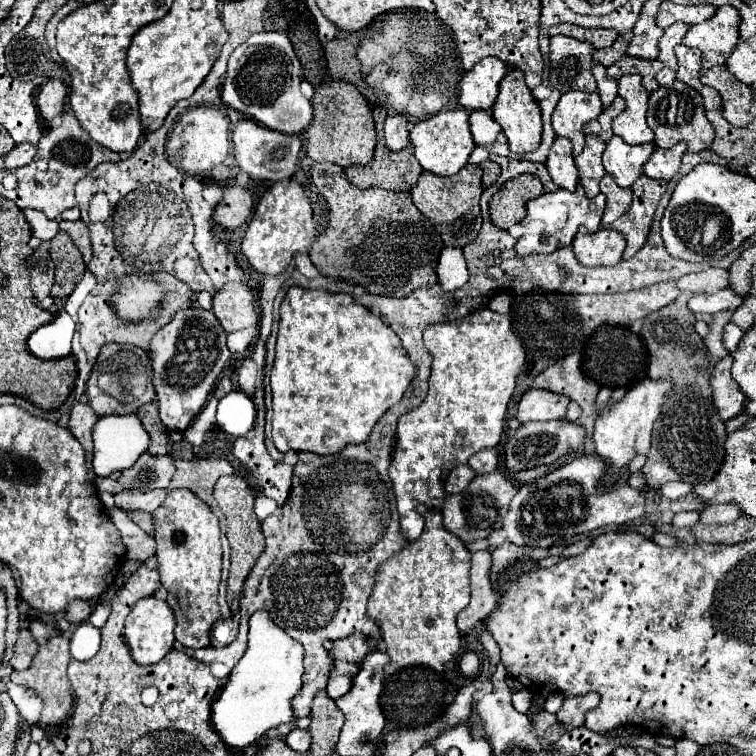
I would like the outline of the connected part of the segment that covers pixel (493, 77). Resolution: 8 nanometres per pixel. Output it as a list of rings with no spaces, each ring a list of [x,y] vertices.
[[[483,58],[461,80],[459,104],[465,110],[485,110],[499,94],[499,82],[507,74],[507,64],[497,58]]]

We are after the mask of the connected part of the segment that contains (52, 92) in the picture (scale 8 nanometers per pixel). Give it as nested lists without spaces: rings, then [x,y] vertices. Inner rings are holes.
[[[49,80],[37,96],[37,108],[39,108],[41,116],[45,120],[51,120],[53,116],[61,114],[65,96],[67,96],[67,86],[61,80]]]

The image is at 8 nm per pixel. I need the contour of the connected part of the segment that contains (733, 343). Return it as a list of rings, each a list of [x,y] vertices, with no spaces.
[[[729,322],[729,324],[725,326],[725,332],[723,332],[723,344],[725,344],[725,348],[727,348],[729,352],[735,352],[735,348],[737,348],[737,344],[739,344],[741,338],[743,338],[741,328],[735,326],[733,322]]]

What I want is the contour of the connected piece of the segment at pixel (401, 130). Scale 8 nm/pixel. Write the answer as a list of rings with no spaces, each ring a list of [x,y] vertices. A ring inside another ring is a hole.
[[[401,114],[387,116],[383,126],[383,138],[389,150],[397,152],[409,144],[409,120]]]

